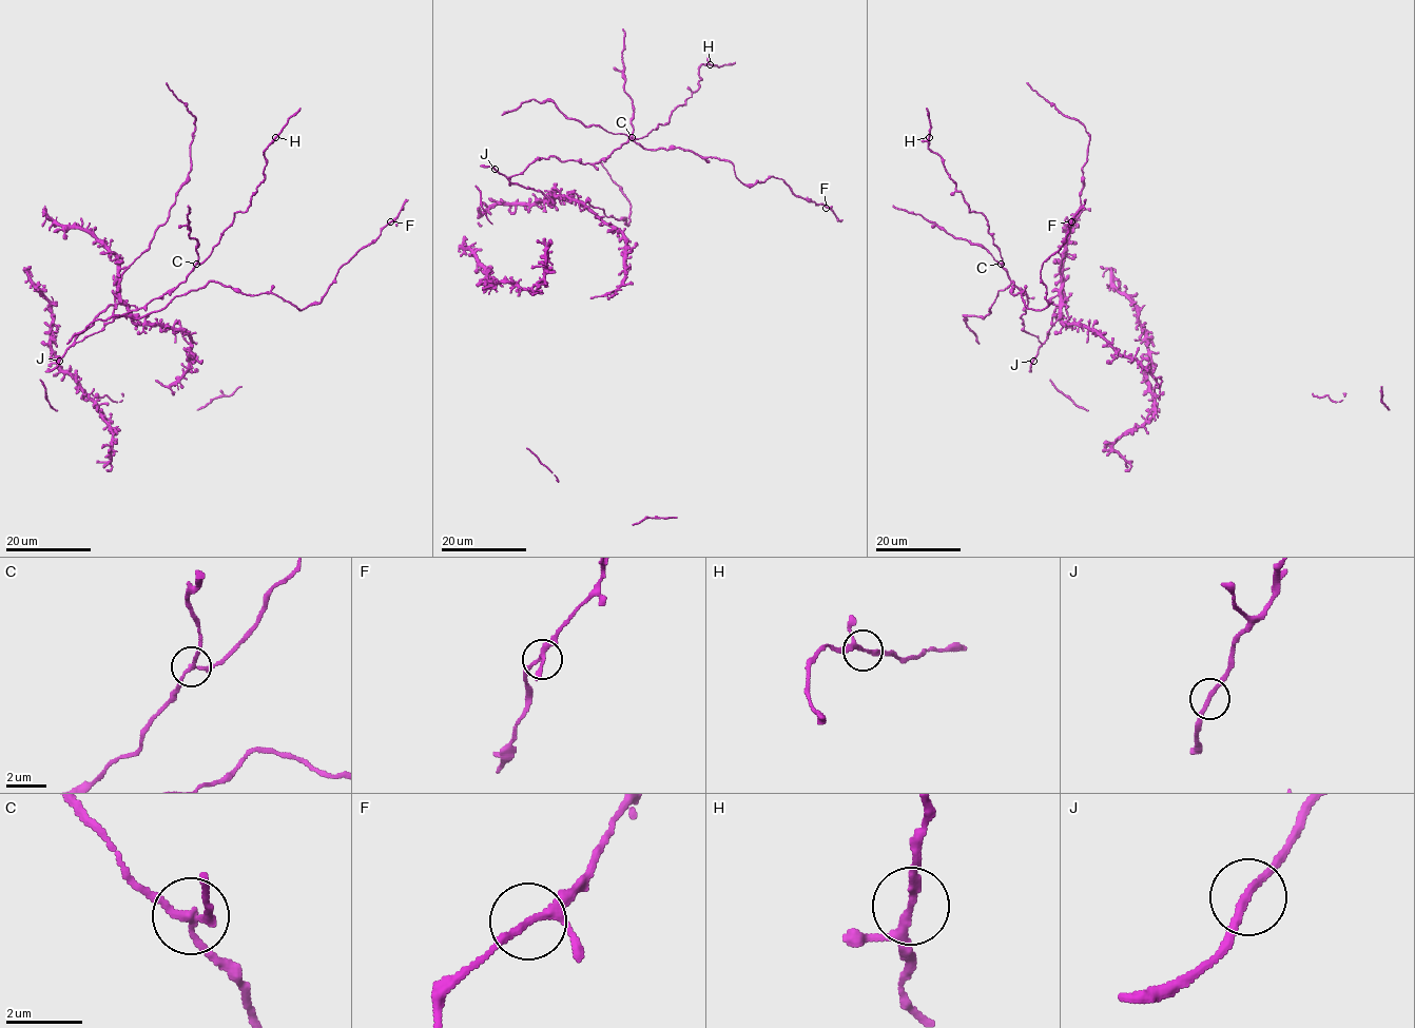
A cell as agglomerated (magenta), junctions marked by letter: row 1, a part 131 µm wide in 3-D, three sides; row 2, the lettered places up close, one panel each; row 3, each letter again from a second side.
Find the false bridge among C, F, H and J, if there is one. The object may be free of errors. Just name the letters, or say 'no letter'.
C

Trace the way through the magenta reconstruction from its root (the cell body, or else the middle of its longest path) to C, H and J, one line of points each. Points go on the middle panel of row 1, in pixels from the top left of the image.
C: (553, 199), (509, 179), (536, 159), (550, 156), (562, 161), (597, 163), (632, 137)
H: (553, 199), (509, 179), (550, 156), (597, 163), (646, 136), (710, 64)
J: (553, 199), (550, 201), (540, 191), (512, 183), (495, 169)

